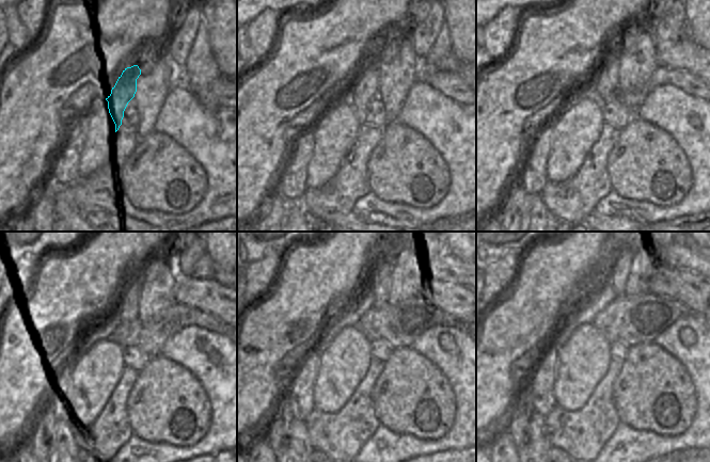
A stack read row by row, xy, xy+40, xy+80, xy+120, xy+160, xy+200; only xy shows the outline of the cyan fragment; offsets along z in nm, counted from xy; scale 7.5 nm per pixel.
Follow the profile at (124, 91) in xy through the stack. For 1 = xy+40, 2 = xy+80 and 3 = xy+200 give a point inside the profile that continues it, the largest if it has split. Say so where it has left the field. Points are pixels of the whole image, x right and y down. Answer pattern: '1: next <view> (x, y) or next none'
1: next xy+40 (365, 88)
2: next xy+80 (606, 73)
3: next xy+200 (618, 270)

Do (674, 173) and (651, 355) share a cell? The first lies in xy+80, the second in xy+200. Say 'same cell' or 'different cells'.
same cell

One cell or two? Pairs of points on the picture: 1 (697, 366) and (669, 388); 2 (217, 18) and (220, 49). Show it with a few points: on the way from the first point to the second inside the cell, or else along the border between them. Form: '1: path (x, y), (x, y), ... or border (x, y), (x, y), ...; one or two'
1: border (672, 355), (687, 371), (693, 384), (695, 398); two
2: path (220, 26), (220, 42); one

